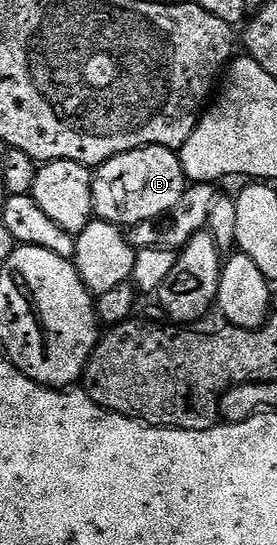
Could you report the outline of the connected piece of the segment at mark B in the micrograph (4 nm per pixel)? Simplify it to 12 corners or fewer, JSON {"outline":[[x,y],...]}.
{"outline":[[171,147],[95,168],[92,209],[121,229],[171,216],[186,186]]}

